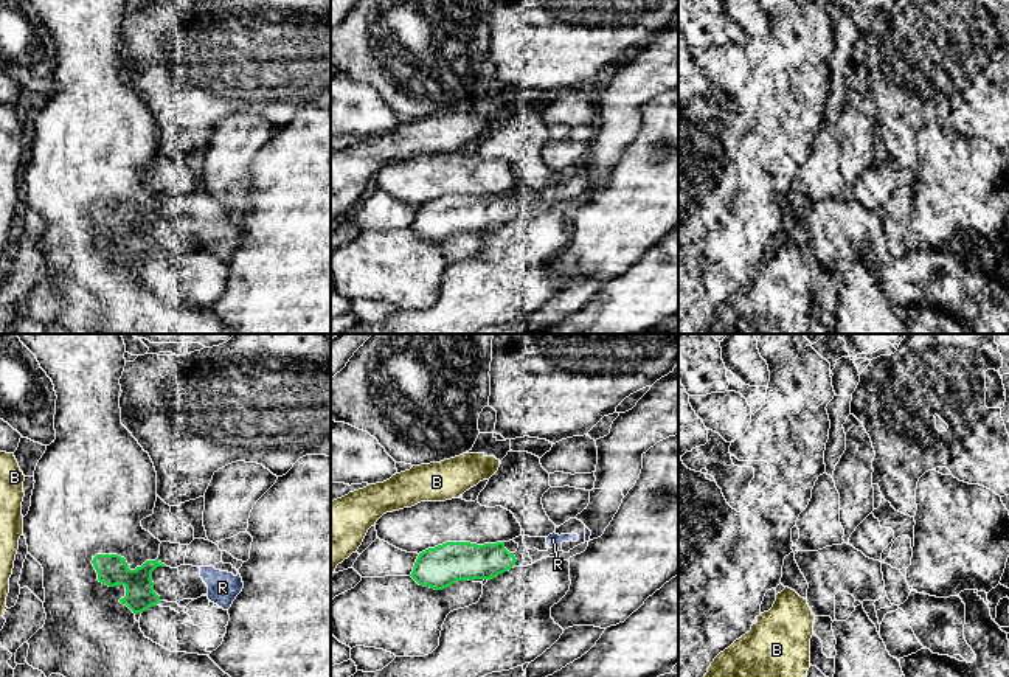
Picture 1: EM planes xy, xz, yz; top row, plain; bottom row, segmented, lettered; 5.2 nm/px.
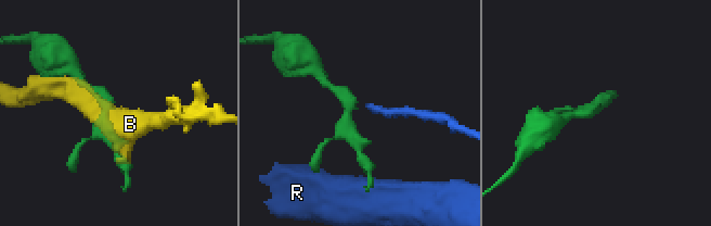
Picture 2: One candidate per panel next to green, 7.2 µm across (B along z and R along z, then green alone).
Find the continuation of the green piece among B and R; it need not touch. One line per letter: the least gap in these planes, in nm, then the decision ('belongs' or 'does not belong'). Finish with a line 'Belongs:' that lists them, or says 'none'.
B: 220 nm | does not belong
R: 180 nm | belongs
Belongs: R

